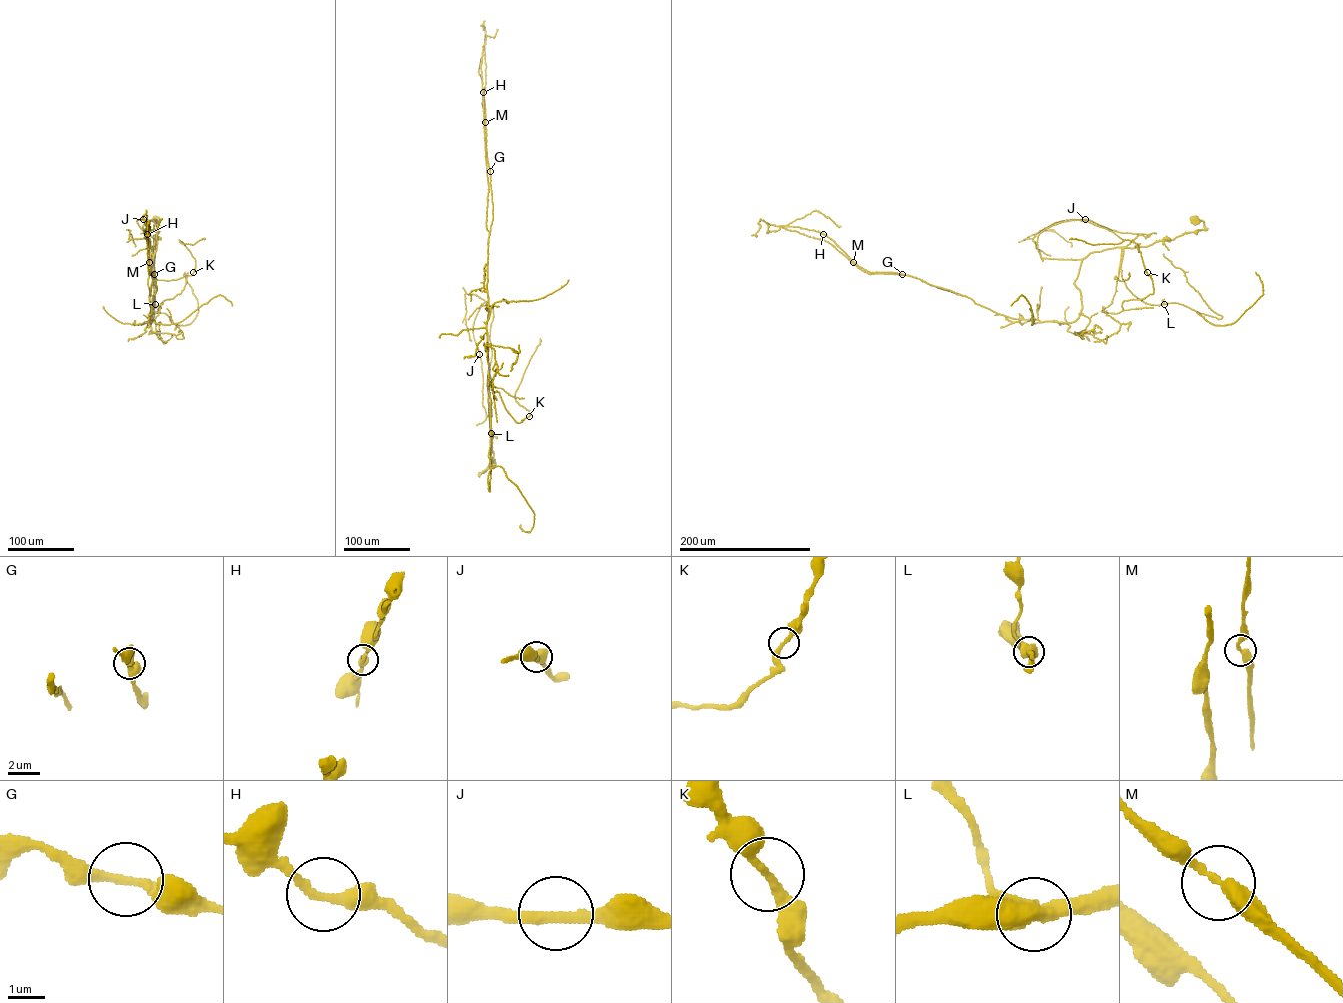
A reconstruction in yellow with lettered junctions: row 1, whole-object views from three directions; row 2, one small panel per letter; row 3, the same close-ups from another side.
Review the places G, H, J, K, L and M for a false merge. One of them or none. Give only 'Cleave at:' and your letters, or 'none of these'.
Cleave at: none of these

